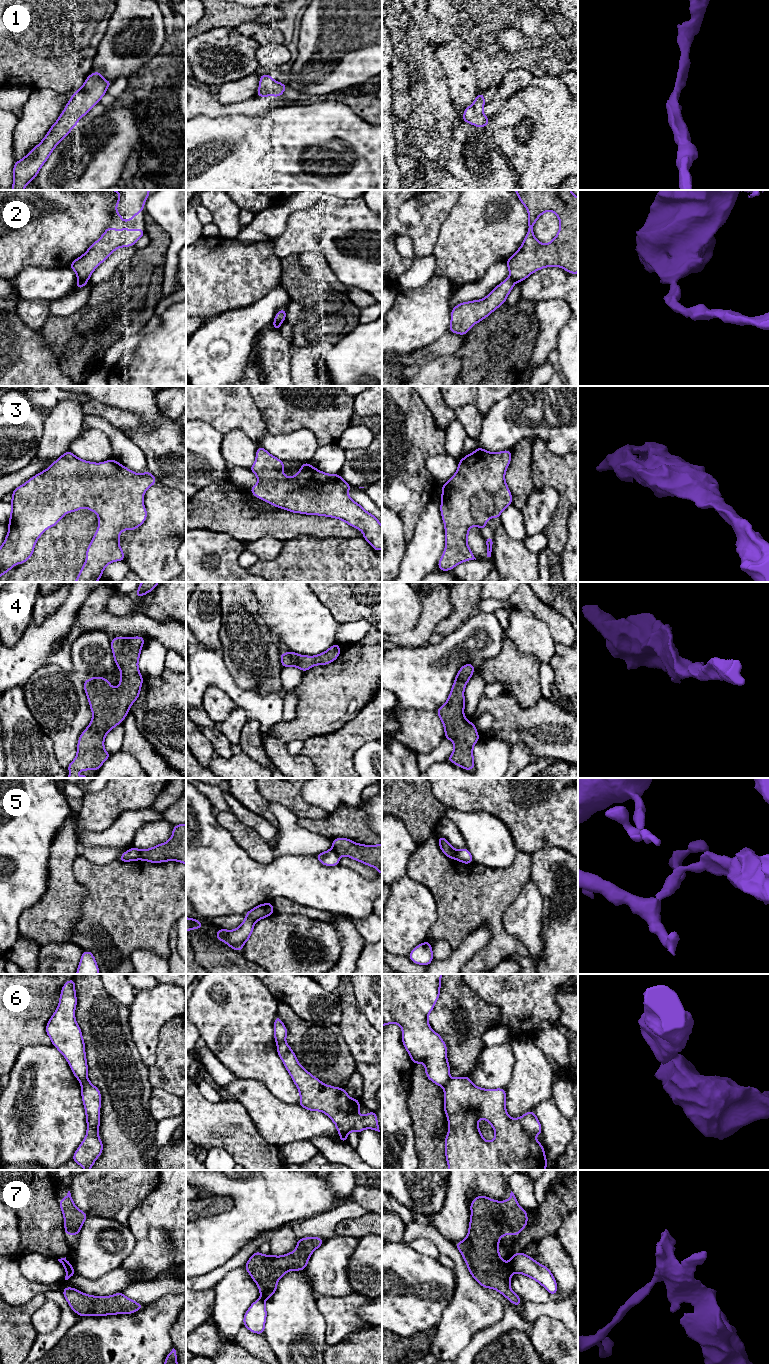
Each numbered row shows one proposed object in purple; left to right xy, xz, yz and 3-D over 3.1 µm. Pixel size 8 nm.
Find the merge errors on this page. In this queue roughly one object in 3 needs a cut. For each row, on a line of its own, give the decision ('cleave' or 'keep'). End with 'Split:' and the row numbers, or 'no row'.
1: keep
2: cleave
3: keep
4: keep
5: cleave
6: cleave
7: cleave
Split: 2, 5, 6, 7

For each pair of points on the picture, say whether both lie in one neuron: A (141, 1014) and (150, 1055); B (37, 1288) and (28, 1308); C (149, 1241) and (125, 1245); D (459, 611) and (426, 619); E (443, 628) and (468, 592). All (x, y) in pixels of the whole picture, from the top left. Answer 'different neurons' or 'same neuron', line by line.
A: same neuron
B: different neurons
C: different neurons
D: different neurons
E: same neuron

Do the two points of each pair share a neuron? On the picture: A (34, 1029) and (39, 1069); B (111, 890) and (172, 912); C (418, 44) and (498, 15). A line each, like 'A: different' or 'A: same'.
A: different
B: same
C: different

